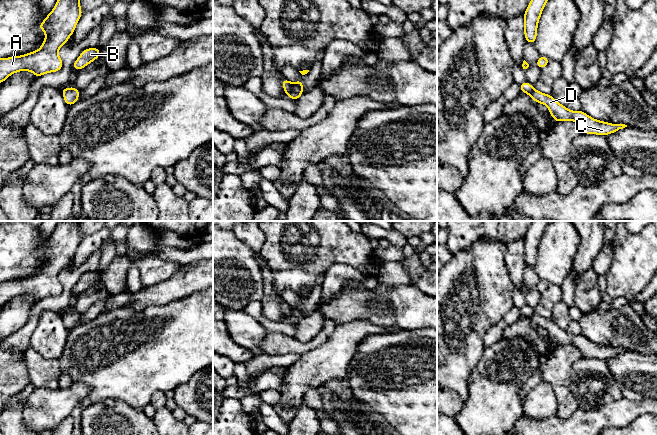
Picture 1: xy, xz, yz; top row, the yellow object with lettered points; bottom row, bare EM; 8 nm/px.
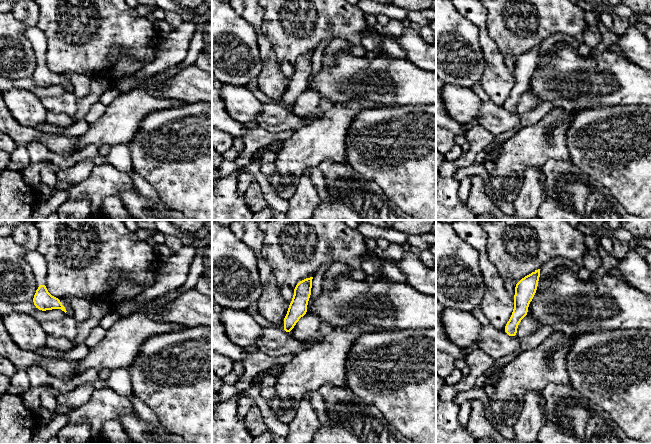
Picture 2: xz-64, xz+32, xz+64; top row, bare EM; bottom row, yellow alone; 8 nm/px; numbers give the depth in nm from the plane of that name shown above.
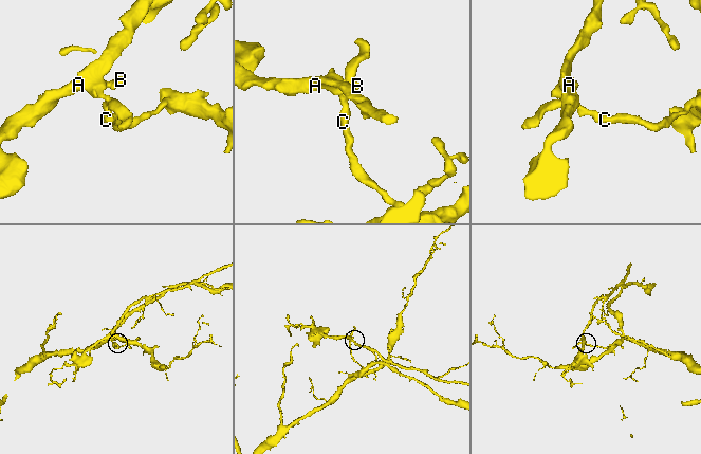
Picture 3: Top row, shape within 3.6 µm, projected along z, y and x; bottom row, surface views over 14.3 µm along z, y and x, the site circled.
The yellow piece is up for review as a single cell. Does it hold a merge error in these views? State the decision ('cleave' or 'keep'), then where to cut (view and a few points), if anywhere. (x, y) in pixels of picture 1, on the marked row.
cleave; cut xz (291, 83), (291, 89), (285, 93)

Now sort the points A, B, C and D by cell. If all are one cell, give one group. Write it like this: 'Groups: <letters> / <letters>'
Groups: A B / C D

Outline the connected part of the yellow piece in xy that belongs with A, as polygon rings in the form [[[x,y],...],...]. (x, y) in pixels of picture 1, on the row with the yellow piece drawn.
[[[57,0],[52,11],[38,26],[45,32],[41,48],[20,56],[0,58],[0,83],[20,71],[30,71],[37,78],[60,71],[63,61],[58,55],[59,48],[74,33],[82,14],[80,0]]]

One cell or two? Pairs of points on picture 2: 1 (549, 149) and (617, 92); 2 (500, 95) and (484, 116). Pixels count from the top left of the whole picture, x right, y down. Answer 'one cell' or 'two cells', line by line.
1: one cell
2: two cells

